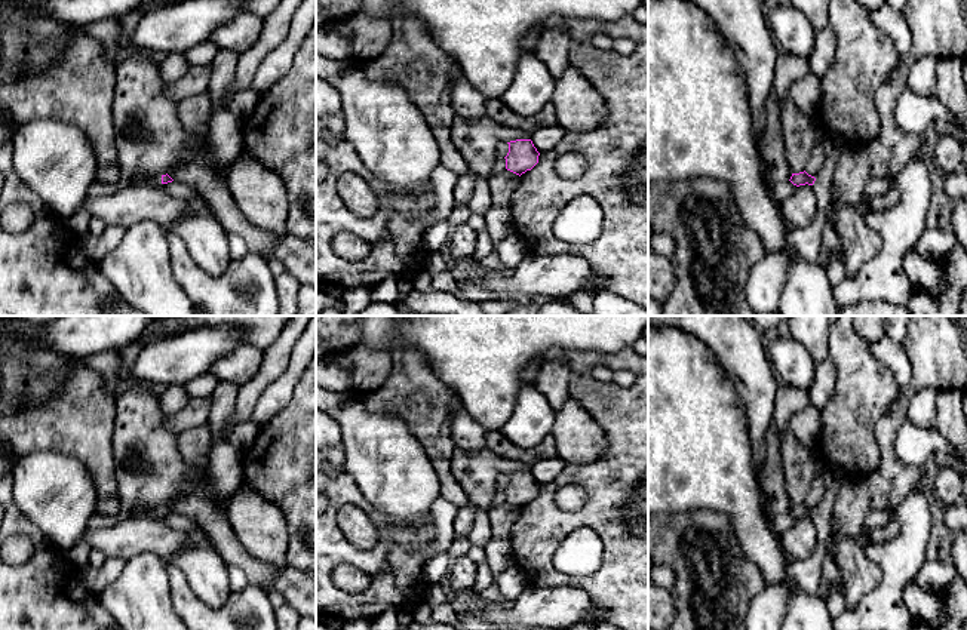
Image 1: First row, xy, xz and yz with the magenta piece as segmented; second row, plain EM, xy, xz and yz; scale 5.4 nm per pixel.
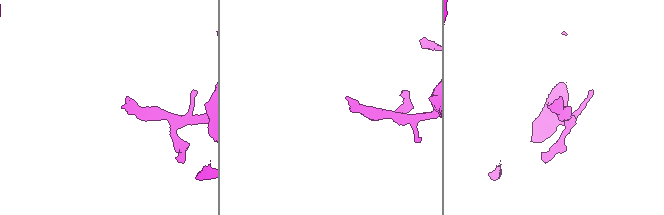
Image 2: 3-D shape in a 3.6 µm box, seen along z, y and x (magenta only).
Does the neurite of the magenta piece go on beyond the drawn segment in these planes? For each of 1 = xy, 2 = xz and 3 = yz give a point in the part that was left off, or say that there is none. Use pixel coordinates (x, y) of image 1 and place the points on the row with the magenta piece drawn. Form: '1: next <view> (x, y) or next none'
1: next xy (143, 180)
2: next none
3: next none

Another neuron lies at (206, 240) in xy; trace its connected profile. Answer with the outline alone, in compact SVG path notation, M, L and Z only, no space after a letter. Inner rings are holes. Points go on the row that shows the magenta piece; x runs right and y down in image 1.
M200 191L185 200L181 218L169 230L185 242L202 270L211 276L227 270L231 261L227 233Z

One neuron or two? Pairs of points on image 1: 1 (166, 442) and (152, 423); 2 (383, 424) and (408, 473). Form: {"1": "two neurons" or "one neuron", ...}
{"1": "one neuron", "2": "one neuron"}

